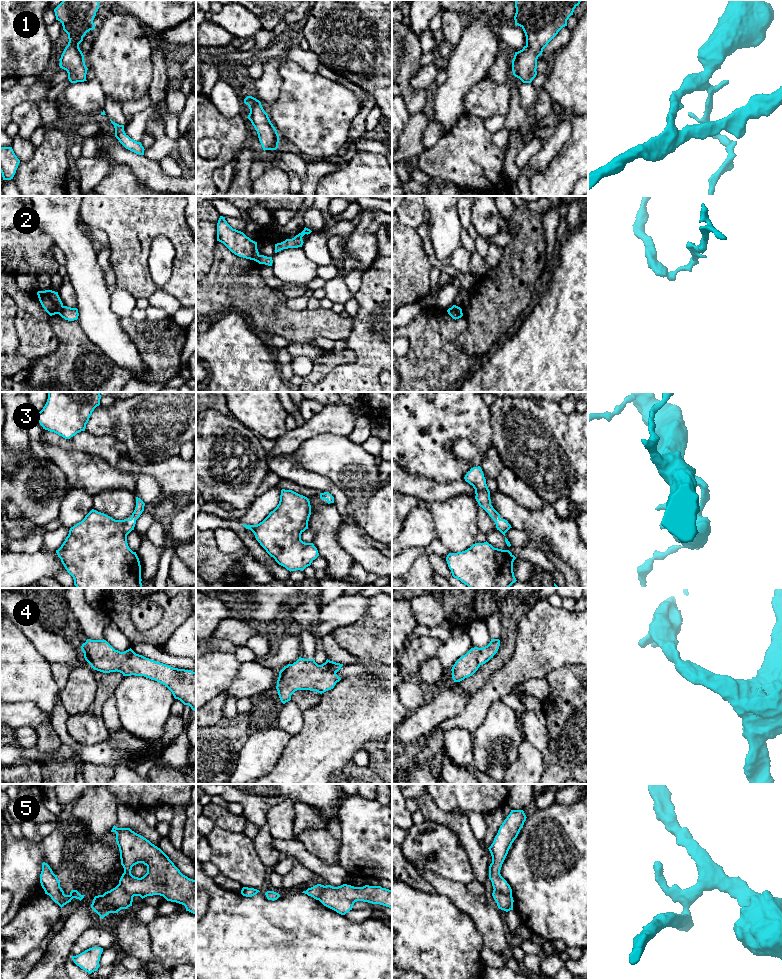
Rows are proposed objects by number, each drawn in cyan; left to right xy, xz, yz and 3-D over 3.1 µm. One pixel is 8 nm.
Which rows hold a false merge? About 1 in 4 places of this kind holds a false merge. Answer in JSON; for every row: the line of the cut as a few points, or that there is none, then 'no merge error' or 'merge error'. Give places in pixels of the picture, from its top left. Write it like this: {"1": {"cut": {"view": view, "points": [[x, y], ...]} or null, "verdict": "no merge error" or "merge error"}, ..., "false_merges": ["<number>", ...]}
{"1": {"cut": null, "verdict": "no merge error"}, "2": {"cut": {"view": "xy", "points": [[63, 306], [58, 313]]}, "verdict": "merge error"}, "3": {"cut": null, "verdict": "no merge error"}, "4": {"cut": null, "verdict": "no merge error"}, "5": {"cut": {"view": "yz", "points": [[494, 889], [511, 897]]}, "verdict": "merge error"}, "false_merges": ["2", "5"]}

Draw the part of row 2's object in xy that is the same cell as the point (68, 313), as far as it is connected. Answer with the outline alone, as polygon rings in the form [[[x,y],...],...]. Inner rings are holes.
[[[63,306],[59,315],[68,321],[74,321],[78,319],[79,313],[77,308],[71,308],[67,306]]]

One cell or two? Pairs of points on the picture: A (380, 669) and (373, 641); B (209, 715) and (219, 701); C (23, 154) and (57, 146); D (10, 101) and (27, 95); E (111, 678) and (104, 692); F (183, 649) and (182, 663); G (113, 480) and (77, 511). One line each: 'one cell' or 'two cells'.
A: two cells
B: one cell
C: two cells
D: one cell
E: one cell
F: two cells
G: two cells

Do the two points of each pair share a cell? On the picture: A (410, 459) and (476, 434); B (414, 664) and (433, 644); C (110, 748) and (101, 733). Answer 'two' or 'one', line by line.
A: one
B: one
C: two

